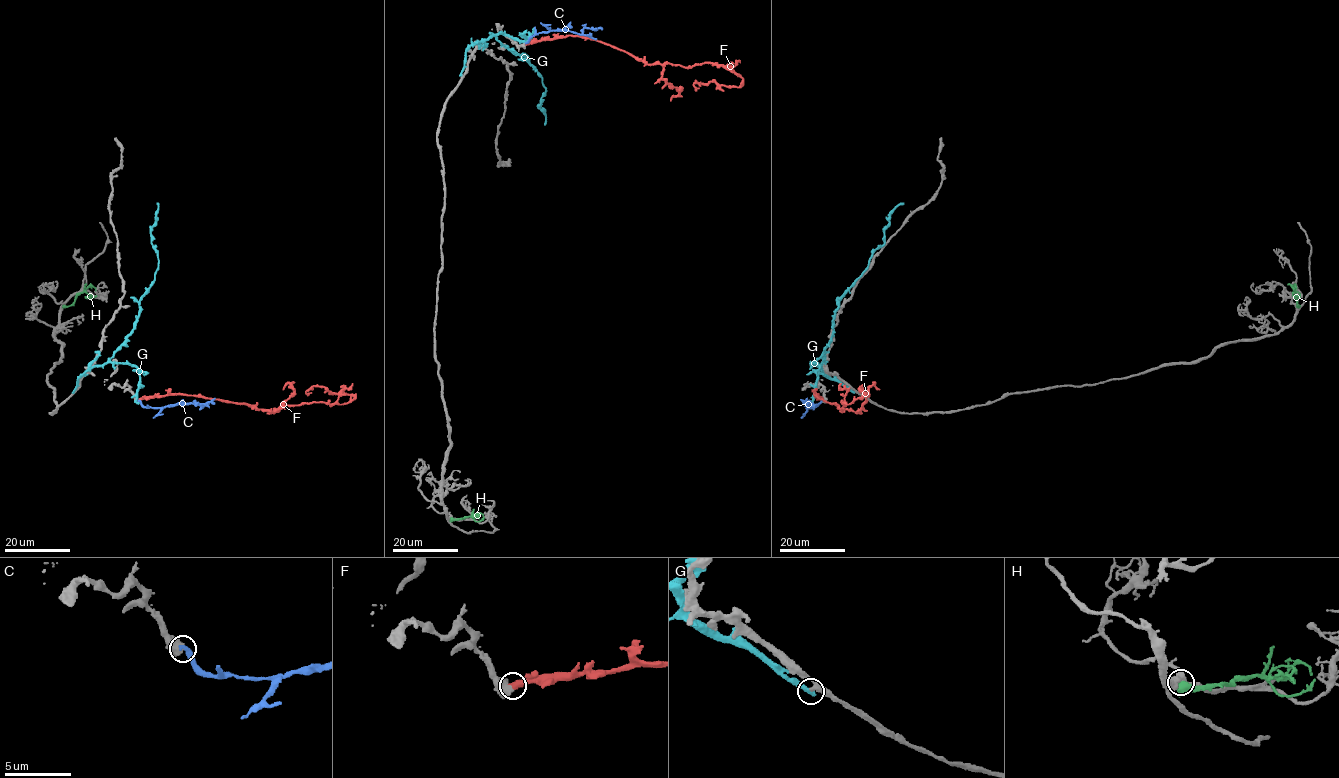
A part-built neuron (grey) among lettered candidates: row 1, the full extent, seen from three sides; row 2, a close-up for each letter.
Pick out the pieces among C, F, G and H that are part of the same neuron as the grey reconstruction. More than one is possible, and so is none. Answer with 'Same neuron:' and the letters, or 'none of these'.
Same neuron: none of these

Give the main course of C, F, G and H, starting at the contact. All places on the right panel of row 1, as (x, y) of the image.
C: (821, 400), (811, 408), (809, 404), (812, 403), (806, 403), (807, 398)
F: (822, 399), (843, 411), (845, 405), (841, 402), (861, 398), (865, 394), (862, 386), (867, 392)
G: (853, 392), (829, 379), (815, 361), (831, 337), (840, 296), (884, 243), (890, 214), (904, 203)
H: (1296, 305), (1294, 290)

